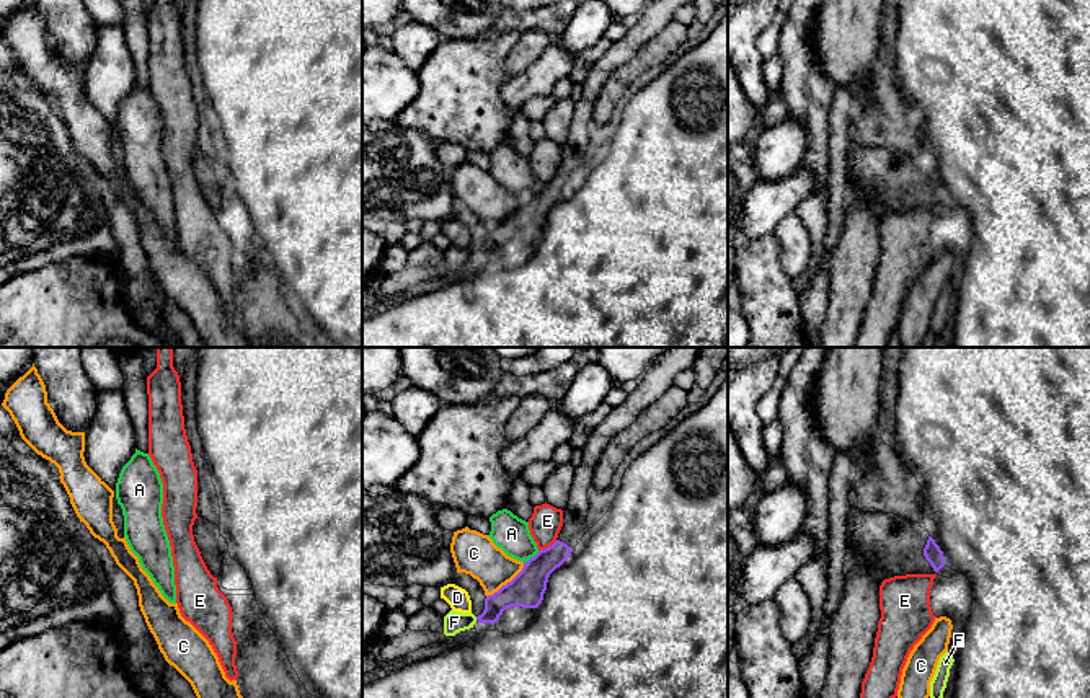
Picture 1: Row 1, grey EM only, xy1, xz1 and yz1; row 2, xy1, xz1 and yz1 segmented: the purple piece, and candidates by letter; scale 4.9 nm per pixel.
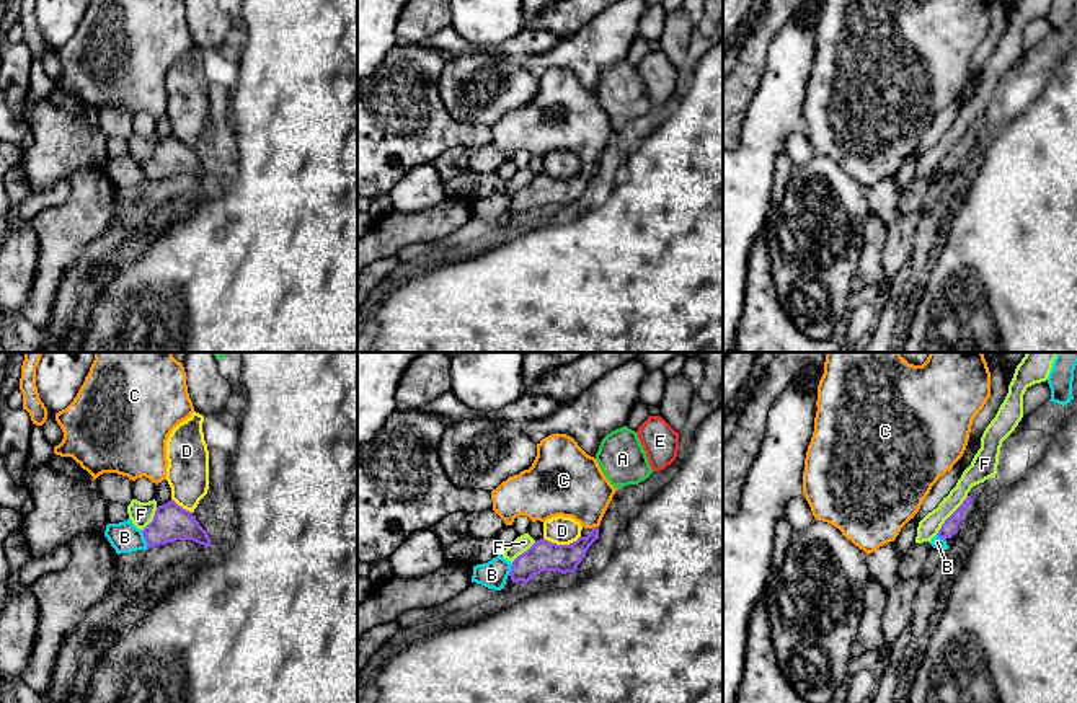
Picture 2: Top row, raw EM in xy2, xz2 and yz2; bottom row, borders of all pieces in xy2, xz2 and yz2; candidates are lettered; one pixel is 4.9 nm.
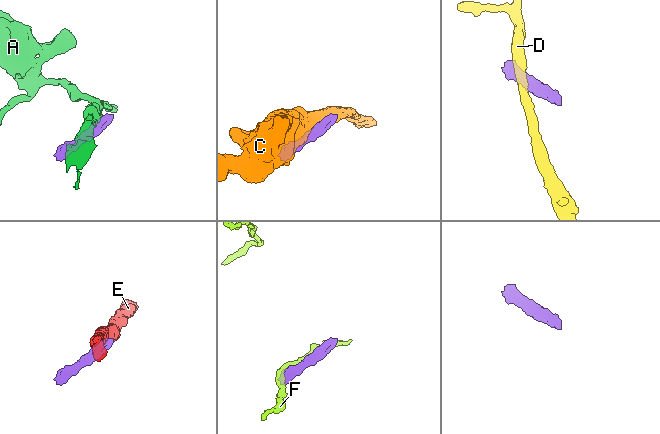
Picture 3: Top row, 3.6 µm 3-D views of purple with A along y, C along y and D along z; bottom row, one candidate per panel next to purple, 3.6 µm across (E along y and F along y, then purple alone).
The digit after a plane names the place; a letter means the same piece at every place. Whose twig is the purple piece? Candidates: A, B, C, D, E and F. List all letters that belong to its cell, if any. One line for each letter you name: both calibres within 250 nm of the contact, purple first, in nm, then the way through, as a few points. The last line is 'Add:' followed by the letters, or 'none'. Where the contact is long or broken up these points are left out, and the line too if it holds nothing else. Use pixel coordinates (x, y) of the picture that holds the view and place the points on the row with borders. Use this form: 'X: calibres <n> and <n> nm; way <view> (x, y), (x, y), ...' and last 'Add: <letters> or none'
Add: none

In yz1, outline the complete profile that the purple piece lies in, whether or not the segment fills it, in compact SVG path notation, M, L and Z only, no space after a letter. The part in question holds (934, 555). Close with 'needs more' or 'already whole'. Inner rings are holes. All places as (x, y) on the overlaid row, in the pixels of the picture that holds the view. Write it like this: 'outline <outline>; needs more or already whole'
outline M850 510L847 515L847 556L865 556L880 581L906 574L937 574L945 556L920 524L894 514Z; needs more

